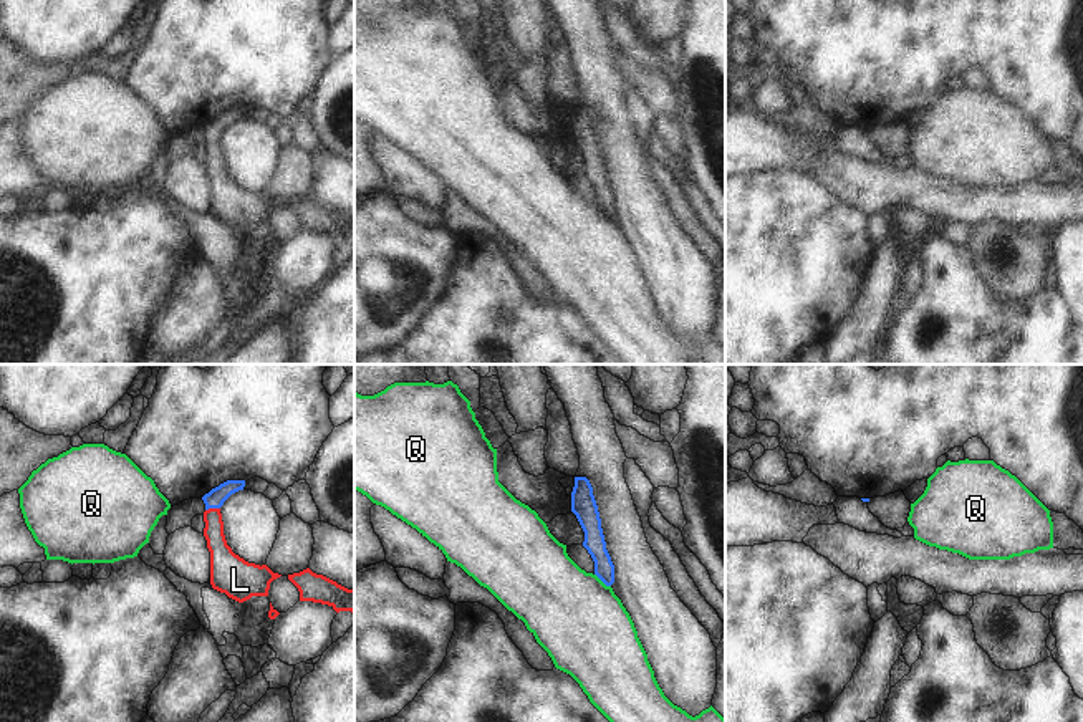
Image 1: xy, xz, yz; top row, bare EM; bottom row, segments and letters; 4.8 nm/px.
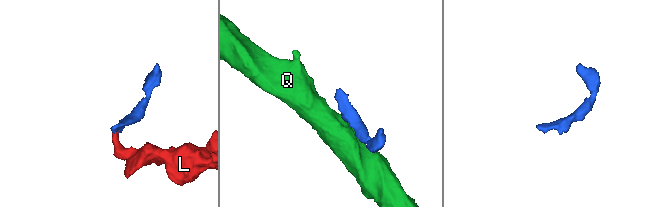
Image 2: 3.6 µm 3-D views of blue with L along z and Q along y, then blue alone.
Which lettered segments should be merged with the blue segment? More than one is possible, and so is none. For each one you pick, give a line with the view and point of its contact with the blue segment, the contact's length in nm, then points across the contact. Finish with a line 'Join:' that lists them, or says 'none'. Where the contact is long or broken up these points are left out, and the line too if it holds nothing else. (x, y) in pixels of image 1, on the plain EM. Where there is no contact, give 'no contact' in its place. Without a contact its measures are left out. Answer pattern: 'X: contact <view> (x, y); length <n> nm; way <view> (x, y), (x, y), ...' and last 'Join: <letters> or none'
L: contact xy (212, 136); length 70 nm; way xy (216, 126), (212, 136), (214, 166), (222, 186)
Join: L

